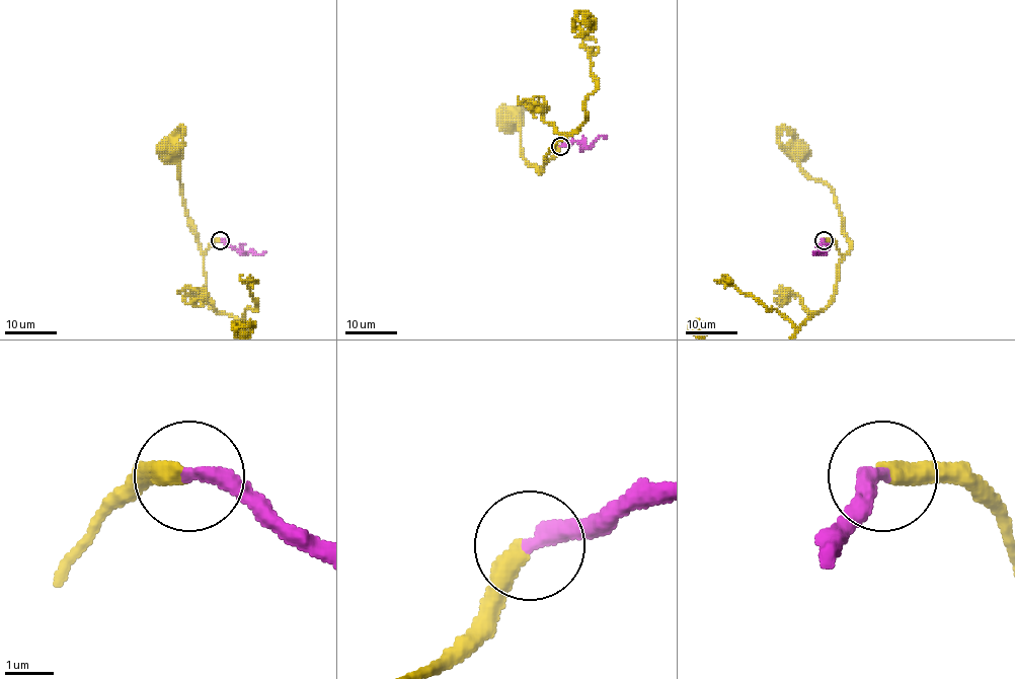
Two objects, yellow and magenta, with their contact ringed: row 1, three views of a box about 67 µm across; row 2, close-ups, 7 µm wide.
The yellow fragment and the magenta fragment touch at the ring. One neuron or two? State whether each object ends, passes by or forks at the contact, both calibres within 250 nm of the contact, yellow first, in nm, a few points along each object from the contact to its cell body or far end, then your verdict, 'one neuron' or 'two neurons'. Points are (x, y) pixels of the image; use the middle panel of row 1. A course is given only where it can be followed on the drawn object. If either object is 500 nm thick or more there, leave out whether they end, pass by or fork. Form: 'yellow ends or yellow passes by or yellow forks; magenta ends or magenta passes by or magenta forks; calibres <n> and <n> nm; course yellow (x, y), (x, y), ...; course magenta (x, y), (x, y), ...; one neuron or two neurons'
yellow ends; magenta ends; calibres 440 and 320 nm; course yellow (560, 147), (539, 172), (524, 157), (520, 122), (510, 120); course magenta (560, 147), (571, 141), (586, 147), (600, 136), (606, 138); one neuron

